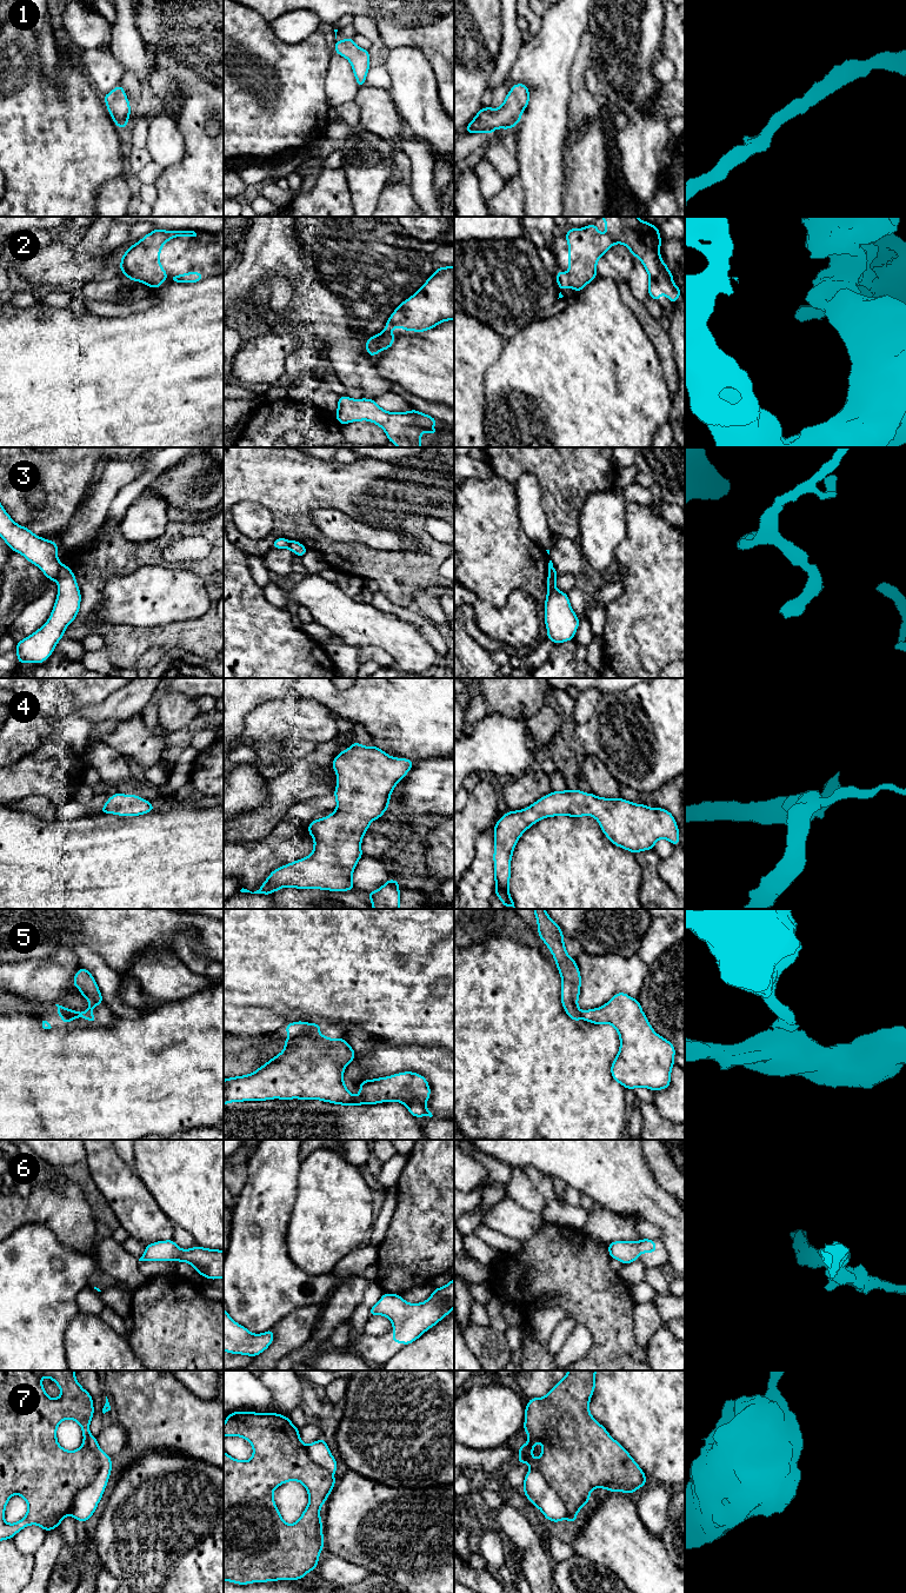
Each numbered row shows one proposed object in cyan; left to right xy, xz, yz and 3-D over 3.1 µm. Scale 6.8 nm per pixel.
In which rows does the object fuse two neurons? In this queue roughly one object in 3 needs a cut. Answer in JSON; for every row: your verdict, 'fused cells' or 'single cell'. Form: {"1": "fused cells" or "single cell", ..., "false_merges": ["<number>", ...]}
{"1": "single cell", "2": "single cell", "3": "fused cells", "4": "single cell", "5": "single cell", "6": "single cell", "7": "fused cells", "false_merges": ["3", "7"]}

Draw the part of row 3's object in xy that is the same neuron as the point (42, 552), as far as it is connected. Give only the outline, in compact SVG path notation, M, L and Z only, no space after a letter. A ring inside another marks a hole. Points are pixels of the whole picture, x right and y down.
M0 503L0 537L12 551L22 555L36 565L49 580L56 580L61 563L58 545L34 535L29 529L18 525Z

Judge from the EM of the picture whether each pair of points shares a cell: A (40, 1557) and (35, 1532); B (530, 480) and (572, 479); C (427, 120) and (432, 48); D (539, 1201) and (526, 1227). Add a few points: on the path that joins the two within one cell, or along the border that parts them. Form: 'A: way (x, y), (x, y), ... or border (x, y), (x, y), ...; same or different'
A: border (44, 1540), (33, 1554); different
B: border (524, 471), (530, 471), (537, 478), (544, 508); different
C: border (411, 46), (419, 50), (428, 61), (438, 92); different
D: border (511, 1197), (526, 1208), (540, 1214); different

